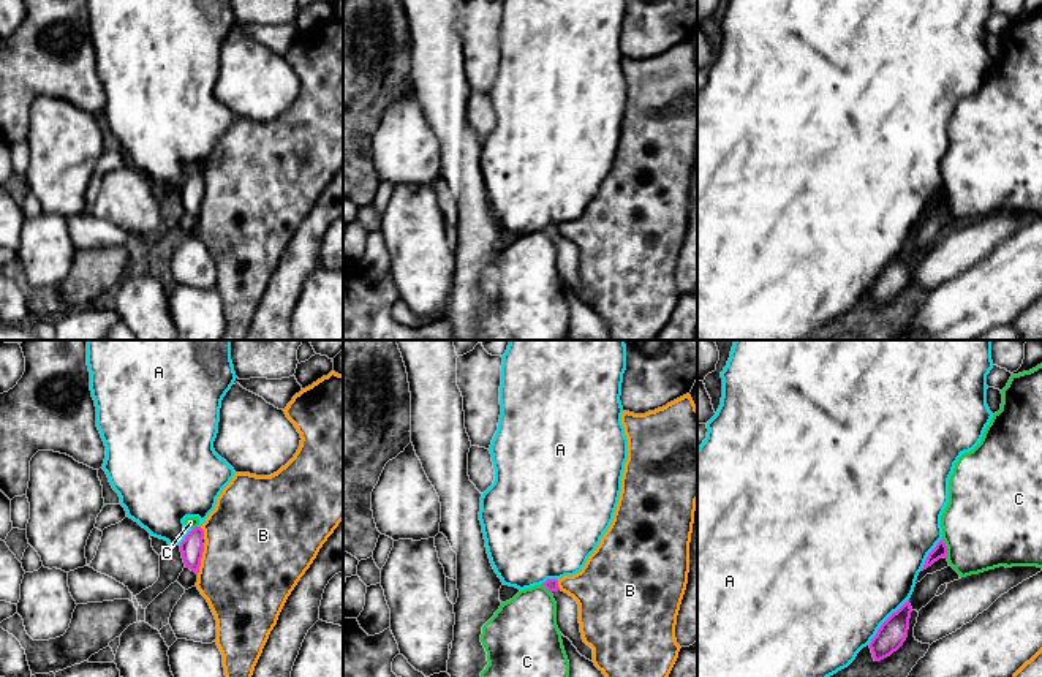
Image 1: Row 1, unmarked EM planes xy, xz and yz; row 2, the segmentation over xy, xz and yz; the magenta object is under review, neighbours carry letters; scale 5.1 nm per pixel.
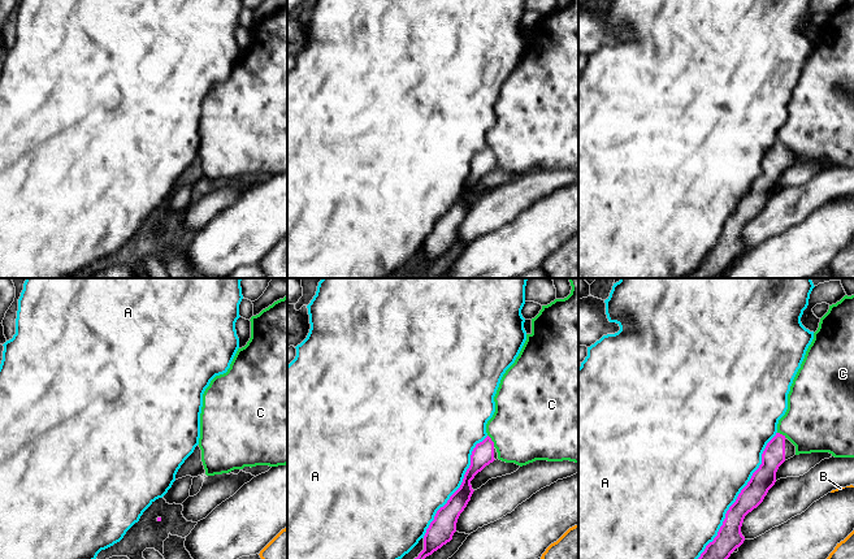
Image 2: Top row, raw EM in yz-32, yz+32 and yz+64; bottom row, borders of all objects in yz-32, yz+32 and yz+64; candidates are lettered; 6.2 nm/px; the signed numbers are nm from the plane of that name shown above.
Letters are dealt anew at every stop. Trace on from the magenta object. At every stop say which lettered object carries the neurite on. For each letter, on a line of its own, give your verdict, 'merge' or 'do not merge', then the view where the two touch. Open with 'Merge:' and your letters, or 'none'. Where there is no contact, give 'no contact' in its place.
Merge: none
A: do not merge; meets magenta in yz
B: do not merge; meets magenta in xy
C: do not merge; meets magenta in yz

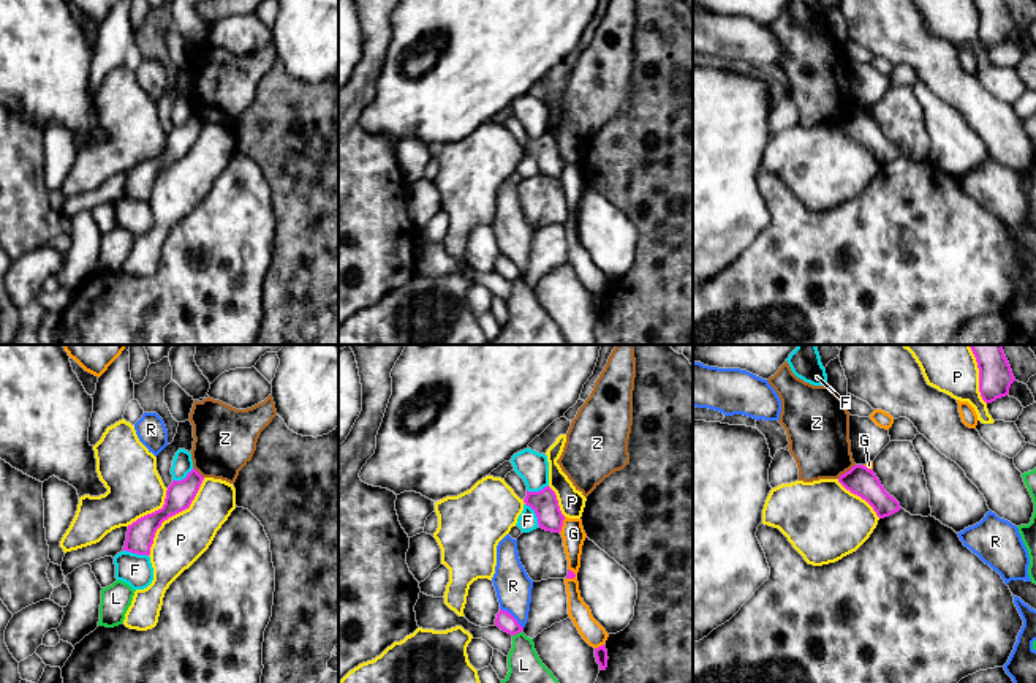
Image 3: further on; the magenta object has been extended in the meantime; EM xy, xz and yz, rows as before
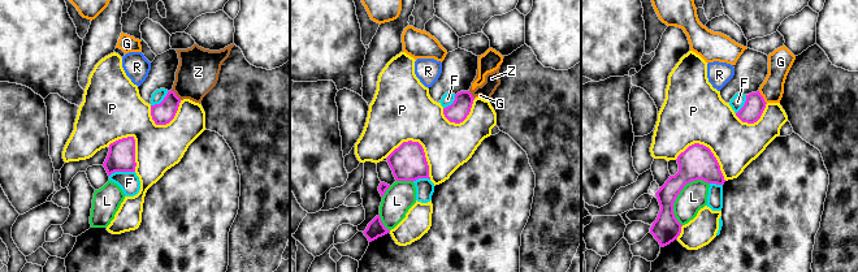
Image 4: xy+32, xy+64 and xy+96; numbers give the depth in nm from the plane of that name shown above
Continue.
Merge: none
F: do not merge; meets magenta in xy
G: do not merge; meets magenta in xz
L: do not merge; meets magenta in xz
P: do not merge; meets magenta in xy
R: do not merge; meets magenta in xz
Z: do not merge; meets magenta in yz

